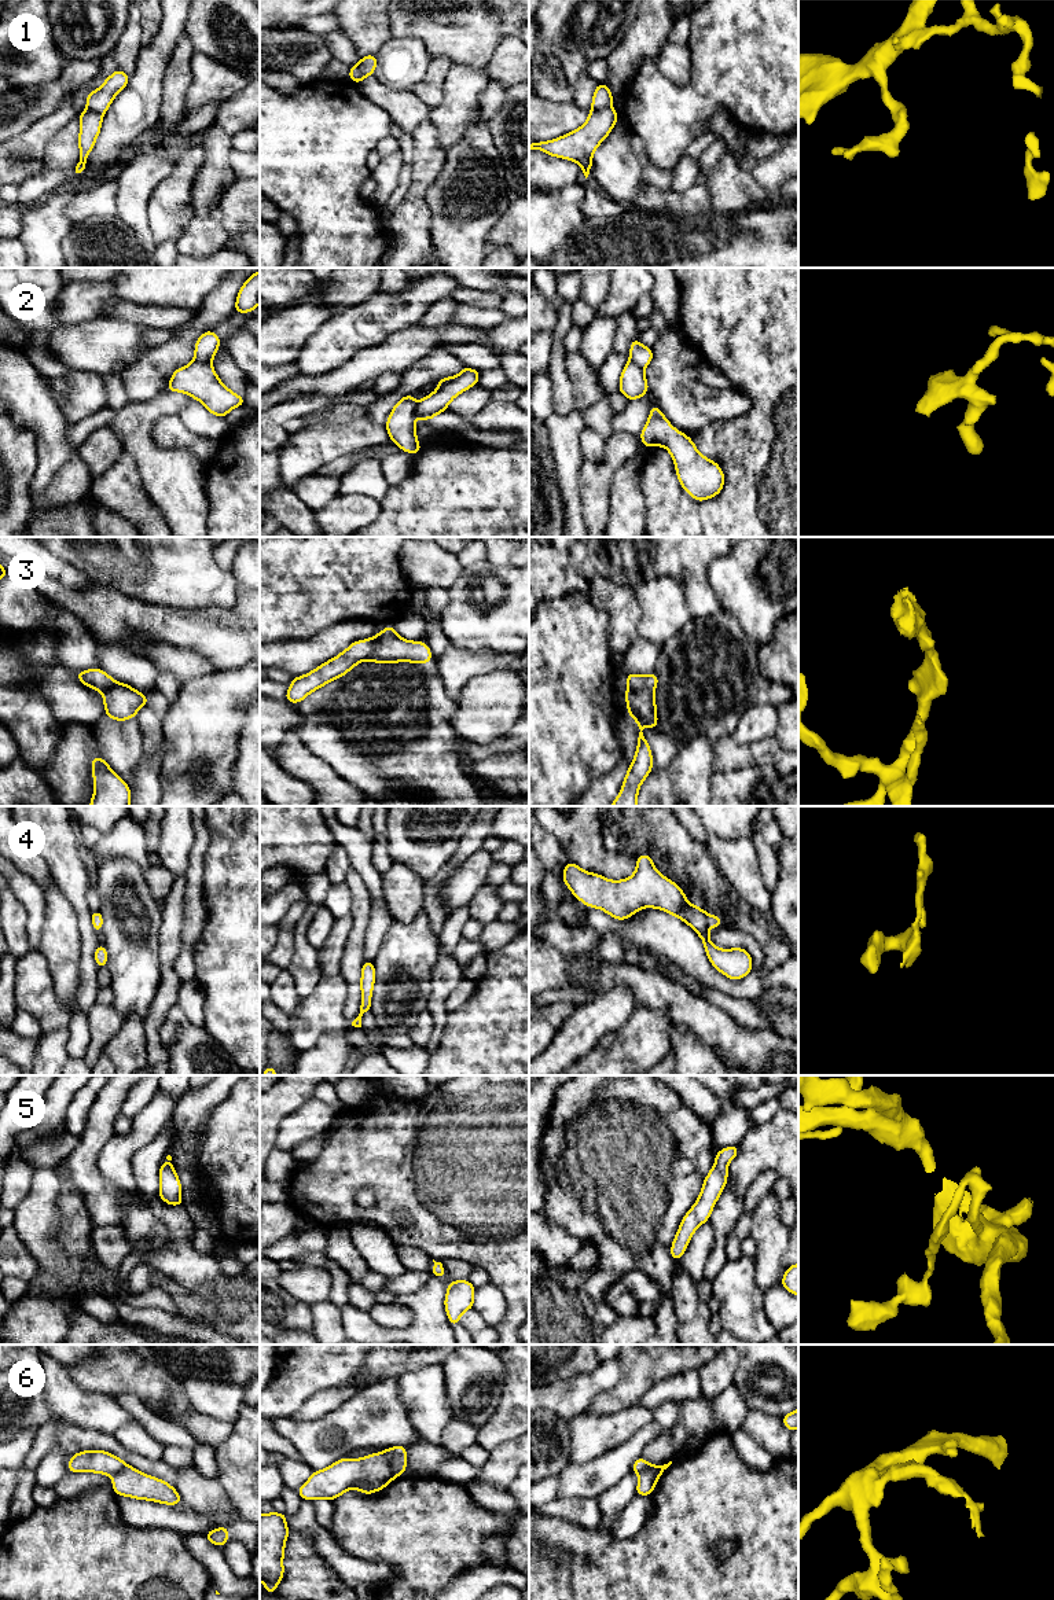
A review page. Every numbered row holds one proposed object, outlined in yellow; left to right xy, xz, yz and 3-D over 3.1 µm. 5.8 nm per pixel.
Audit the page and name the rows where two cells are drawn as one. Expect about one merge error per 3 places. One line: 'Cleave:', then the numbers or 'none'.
Cleave: 1, 2, 3, 6

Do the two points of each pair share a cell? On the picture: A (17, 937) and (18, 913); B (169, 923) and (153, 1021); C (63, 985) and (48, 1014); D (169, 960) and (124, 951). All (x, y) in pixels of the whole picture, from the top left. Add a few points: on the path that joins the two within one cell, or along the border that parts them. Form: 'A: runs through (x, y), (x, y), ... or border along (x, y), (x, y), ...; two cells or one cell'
A: runs through (17, 931), (17, 919); one cell
B: runs through (169, 948), (166, 996); one cell
C: border along (47, 967), (54, 992), (61, 1001); two cells
D: border along (160, 924), (161, 979); two cells

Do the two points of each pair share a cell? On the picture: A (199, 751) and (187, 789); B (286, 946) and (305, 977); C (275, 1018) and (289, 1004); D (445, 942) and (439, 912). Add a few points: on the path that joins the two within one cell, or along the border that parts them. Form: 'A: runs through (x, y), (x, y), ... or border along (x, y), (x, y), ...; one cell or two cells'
A: runs through (193, 761), (182, 772), (186, 779); one cell
B: border along (294, 929), (294, 955), (286, 968); two cells
C: border along (274, 1003), (289, 1015); two cells
D: border along (448, 915), (437, 935); two cells

